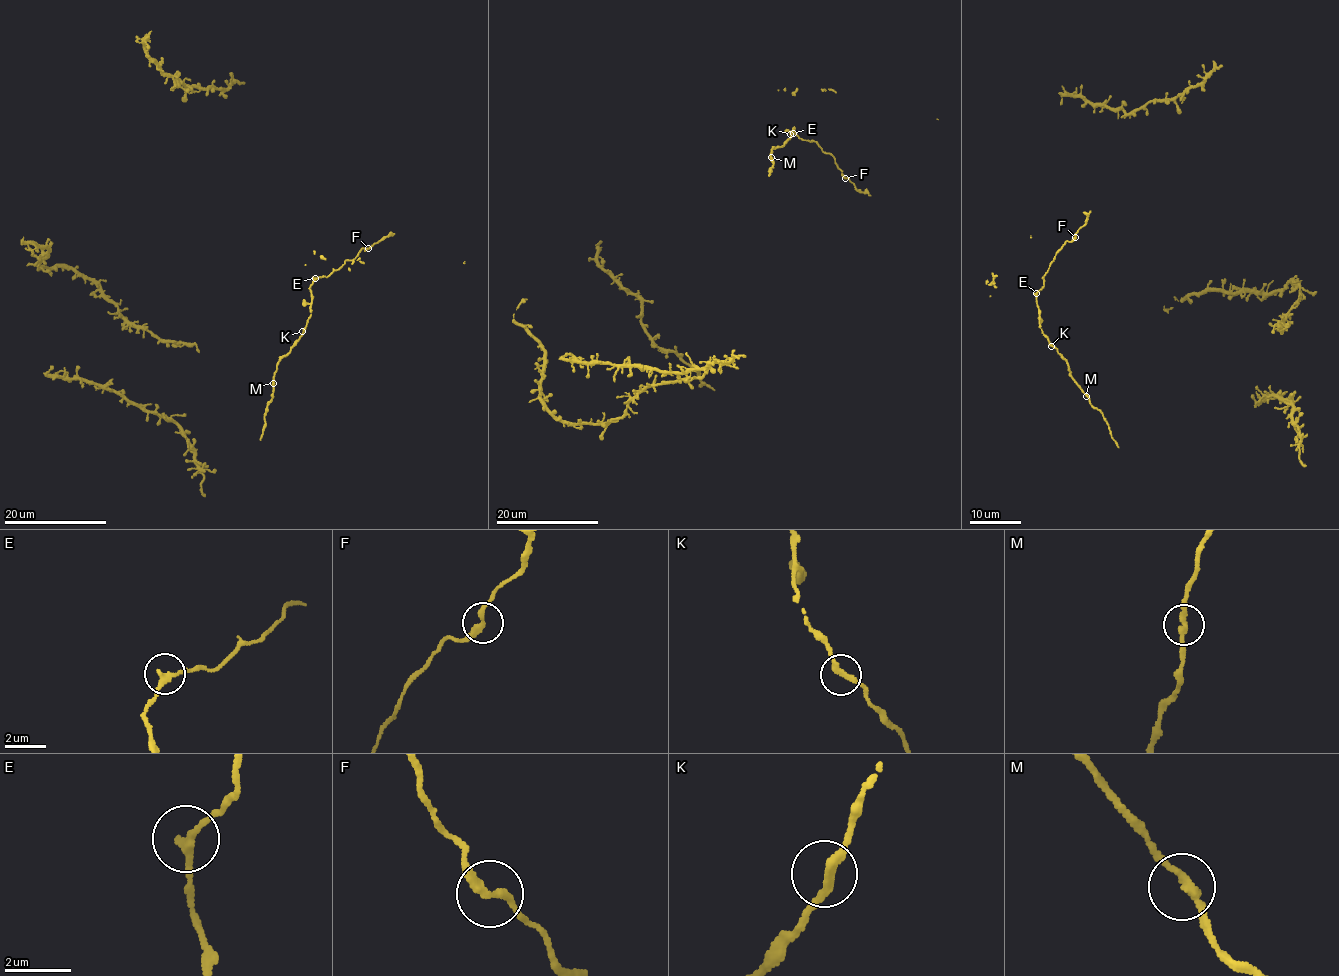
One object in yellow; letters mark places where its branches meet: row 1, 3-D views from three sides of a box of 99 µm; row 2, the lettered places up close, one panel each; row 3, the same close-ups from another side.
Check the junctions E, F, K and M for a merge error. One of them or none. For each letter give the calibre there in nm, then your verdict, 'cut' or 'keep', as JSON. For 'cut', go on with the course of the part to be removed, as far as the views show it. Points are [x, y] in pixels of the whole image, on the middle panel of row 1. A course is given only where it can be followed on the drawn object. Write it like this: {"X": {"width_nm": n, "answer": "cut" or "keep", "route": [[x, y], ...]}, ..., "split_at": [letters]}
{"E": {"width_nm": 240, "answer": "keep"}, "F": {"width_nm": 240, "answer": "keep"}, "K": {"width_nm": 240, "answer": "keep"}, "M": {"width_nm": 240, "answer": "keep"}, "split_at": []}

